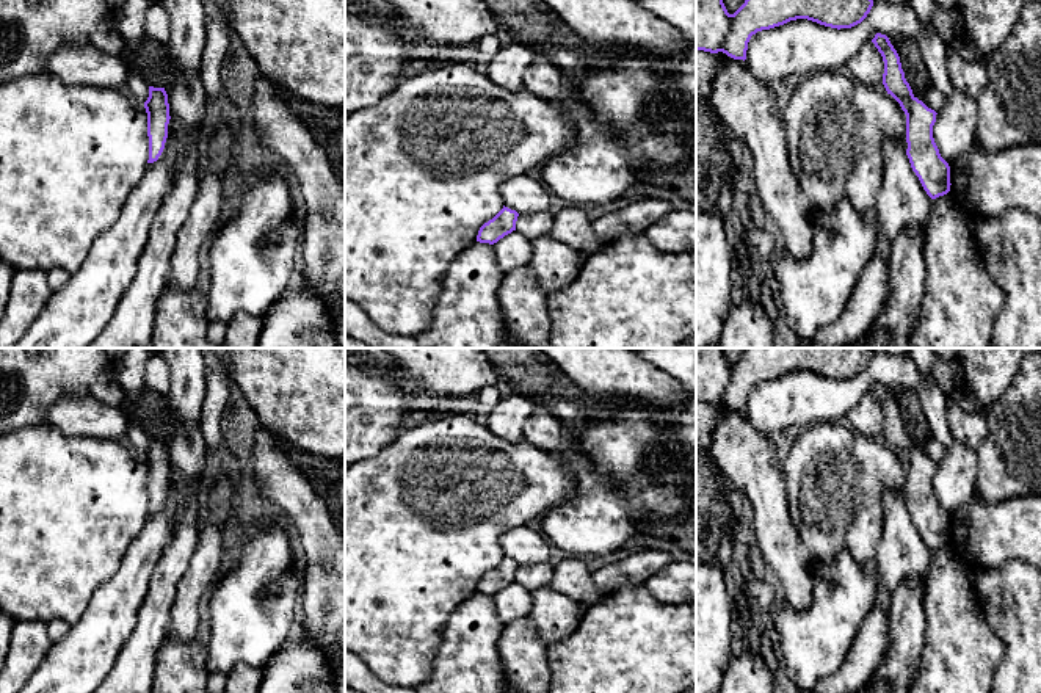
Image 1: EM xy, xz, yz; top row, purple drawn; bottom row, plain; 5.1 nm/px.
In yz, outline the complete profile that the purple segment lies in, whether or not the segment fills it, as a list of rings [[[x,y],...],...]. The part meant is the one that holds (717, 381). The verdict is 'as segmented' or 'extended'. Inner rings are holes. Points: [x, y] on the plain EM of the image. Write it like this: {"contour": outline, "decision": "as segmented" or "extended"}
{"contour": [[[696,348],[696,401],[723,403],[746,411],[753,386],[807,370],[831,379],[861,375],[873,357],[870,348],[748,348],[729,365],[723,348]]], "decision": "as segmented"}

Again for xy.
{"contour": [[[149,437],[149,448],[144,453],[147,464],[147,488],[149,488],[149,511],[154,514],[158,511],[165,500],[168,489],[168,475],[169,475],[169,455],[165,439]]], "decision": "as segmented"}

